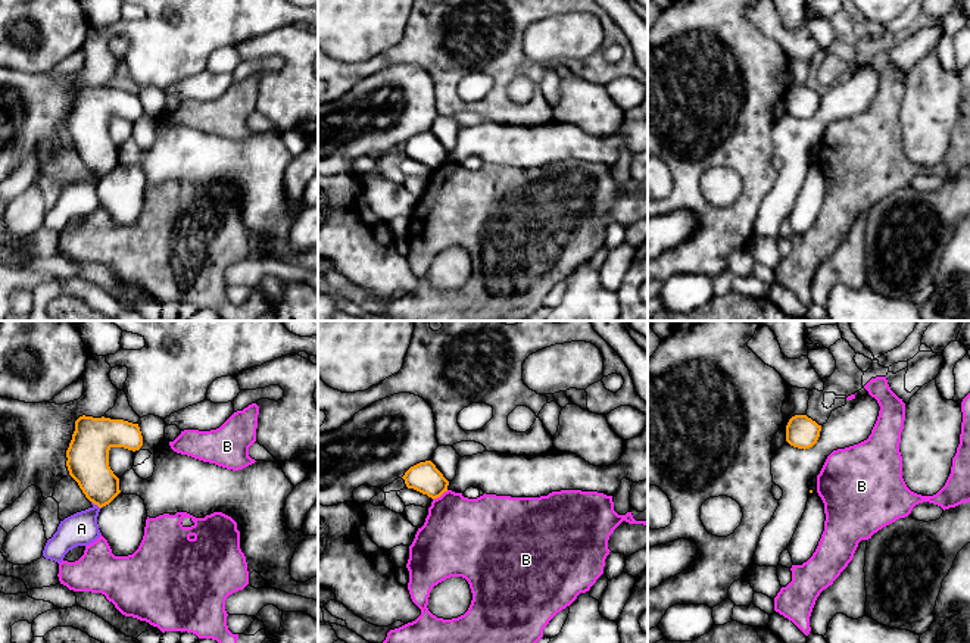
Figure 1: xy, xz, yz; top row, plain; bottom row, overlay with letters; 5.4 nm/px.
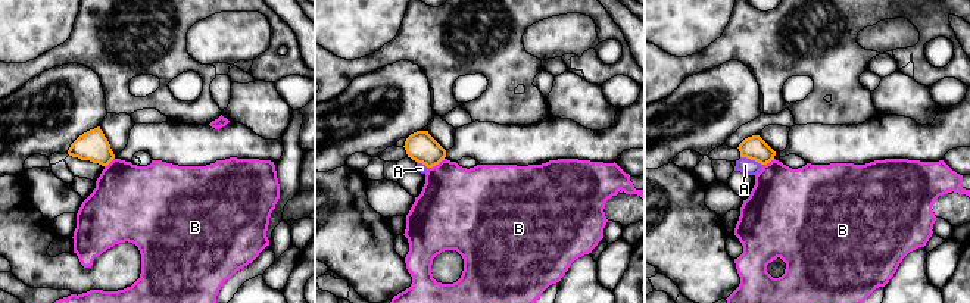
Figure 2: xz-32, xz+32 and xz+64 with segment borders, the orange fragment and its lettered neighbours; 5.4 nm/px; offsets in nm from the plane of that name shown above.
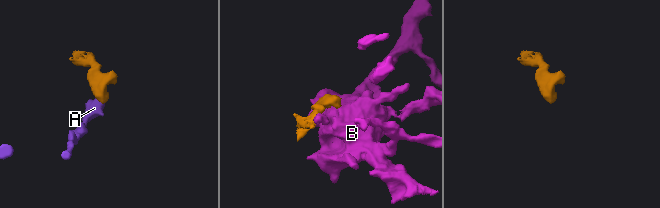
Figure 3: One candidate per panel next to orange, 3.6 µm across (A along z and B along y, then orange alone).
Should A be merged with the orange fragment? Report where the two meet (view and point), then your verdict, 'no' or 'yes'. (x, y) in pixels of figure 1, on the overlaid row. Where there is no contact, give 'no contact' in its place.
xy (96, 503) | no

